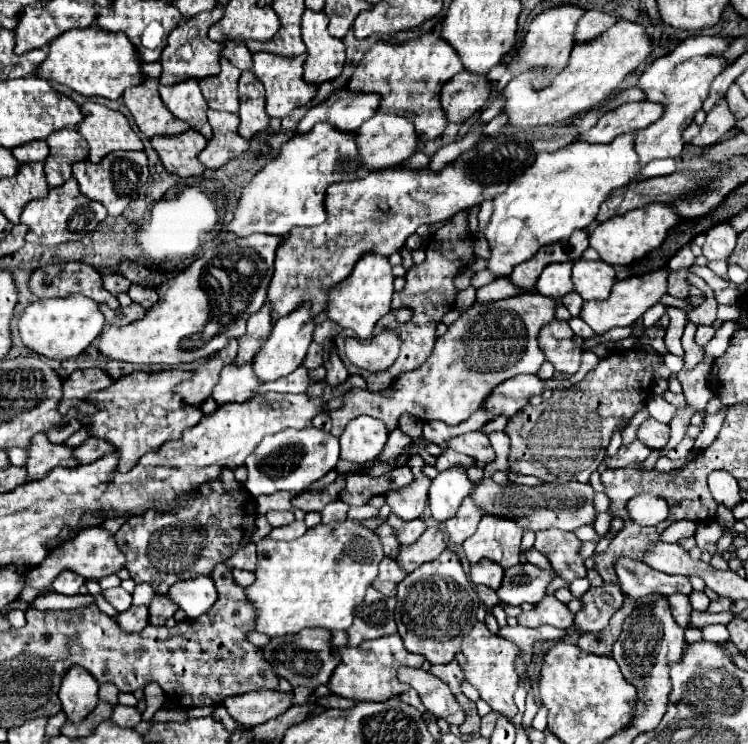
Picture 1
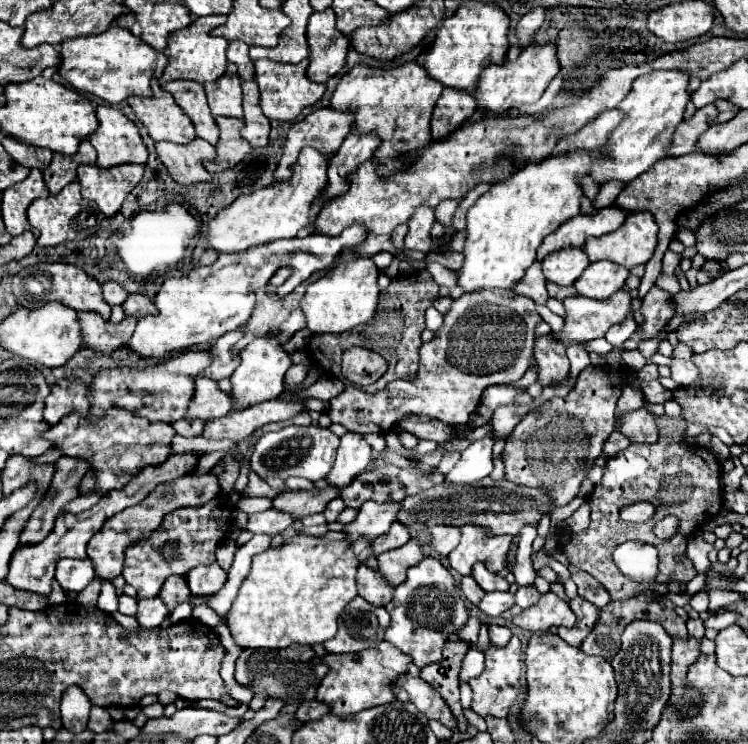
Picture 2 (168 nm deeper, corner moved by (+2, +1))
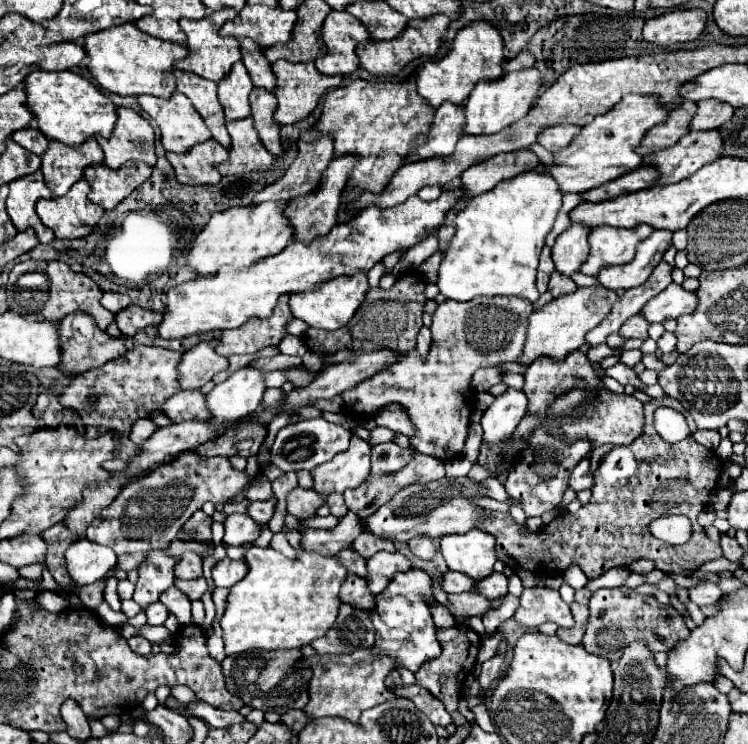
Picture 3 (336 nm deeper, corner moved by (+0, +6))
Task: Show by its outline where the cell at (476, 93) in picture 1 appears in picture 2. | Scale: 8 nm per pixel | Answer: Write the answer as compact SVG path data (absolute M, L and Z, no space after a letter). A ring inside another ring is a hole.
M448 90L436 102L432 114L432 136L434 140L450 136L460 124L476 112L476 98L468 90Z

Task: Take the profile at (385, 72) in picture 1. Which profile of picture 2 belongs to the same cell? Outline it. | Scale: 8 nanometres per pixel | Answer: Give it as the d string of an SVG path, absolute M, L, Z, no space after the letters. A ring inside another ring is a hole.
M418 60L406 62L398 68L372 68L368 64L356 64L348 74L342 76L336 86L330 106L336 110L354 110L356 120L352 126L354 134L376 132L382 138L376 158L384 164L380 174L388 176L396 170L402 170L402 156L426 148L432 142L430 120L432 108L442 94L444 86L436 84L434 78L428 78L428 72Z

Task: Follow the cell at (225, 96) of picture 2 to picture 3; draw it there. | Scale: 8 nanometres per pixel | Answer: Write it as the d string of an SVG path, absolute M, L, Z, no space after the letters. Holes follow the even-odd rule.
M242 61L232 67L232 73L218 83L218 97L226 113L226 121L244 119L250 115L248 95L252 93L254 83Z

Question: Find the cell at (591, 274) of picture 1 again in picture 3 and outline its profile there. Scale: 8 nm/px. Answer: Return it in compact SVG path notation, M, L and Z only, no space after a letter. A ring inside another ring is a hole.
M654 229L654 233L646 237L642 245L638 245L634 261L626 265L602 269L598 281L606 289L614 289L614 291L626 291L630 287L642 285L650 277L654 267L662 261L662 255L670 245L672 245L672 233L664 229Z

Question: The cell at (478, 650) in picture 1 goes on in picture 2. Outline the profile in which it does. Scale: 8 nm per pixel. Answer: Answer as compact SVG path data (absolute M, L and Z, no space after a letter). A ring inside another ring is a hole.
M512 636L506 646L494 646L488 644L484 650L484 672L472 680L468 680L468 686L472 688L472 708L480 716L496 716L506 718L510 714L510 706L518 700L520 694L520 674L522 674L522 646L518 636Z

